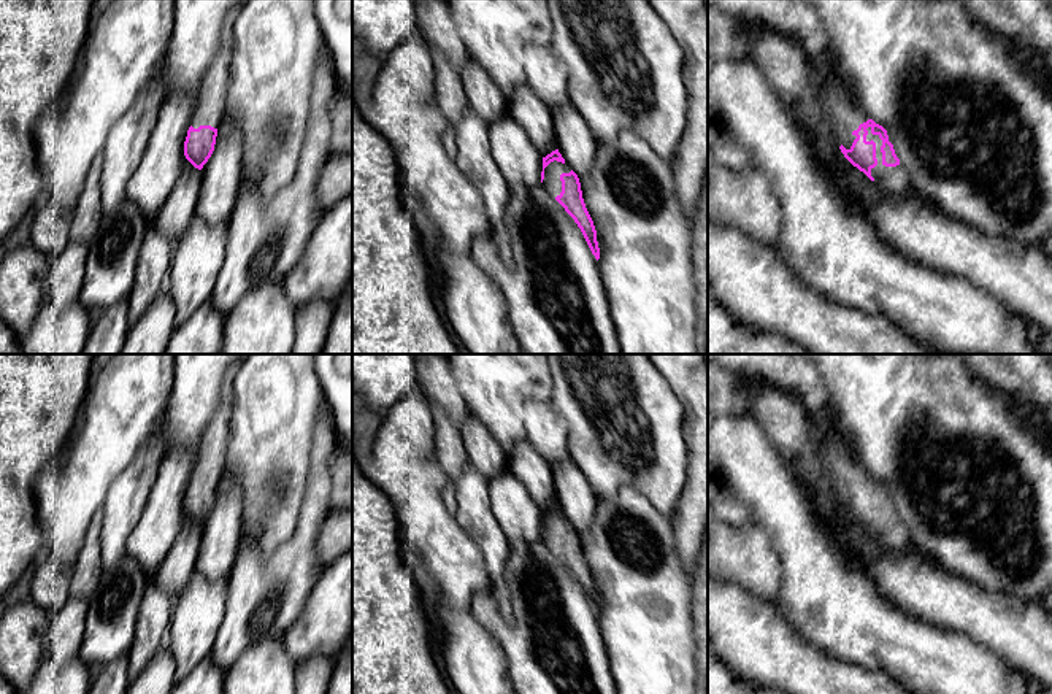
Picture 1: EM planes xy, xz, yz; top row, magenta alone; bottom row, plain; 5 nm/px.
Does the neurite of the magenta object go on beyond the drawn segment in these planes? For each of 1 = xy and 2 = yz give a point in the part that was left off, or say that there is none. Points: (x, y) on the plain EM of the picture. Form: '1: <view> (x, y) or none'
1: xy (210, 464)
2: yz (838, 451)

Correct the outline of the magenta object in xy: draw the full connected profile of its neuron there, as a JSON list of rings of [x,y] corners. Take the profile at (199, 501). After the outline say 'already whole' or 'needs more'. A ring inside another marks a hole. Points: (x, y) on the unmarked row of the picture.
[[[241,362],[232,364],[224,378],[219,405],[202,437],[190,483],[184,497],[186,515],[198,526],[214,507],[217,484],[225,472],[225,453],[230,441],[232,383]]]; needs more

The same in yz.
[[[828,403],[812,418],[811,432],[844,513],[893,554],[920,554],[900,521],[887,486],[860,461],[852,438],[838,429],[836,407]]]; needs more

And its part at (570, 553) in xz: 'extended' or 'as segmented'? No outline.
extended

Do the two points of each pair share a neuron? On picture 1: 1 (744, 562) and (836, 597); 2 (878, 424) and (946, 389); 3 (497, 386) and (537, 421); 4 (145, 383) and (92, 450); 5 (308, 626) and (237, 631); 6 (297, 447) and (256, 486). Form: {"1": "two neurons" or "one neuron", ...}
{"1": "two neurons", "2": "one neuron", "3": "two neurons", "4": "one neuron", "5": "two neurons", "6": "one neuron"}

